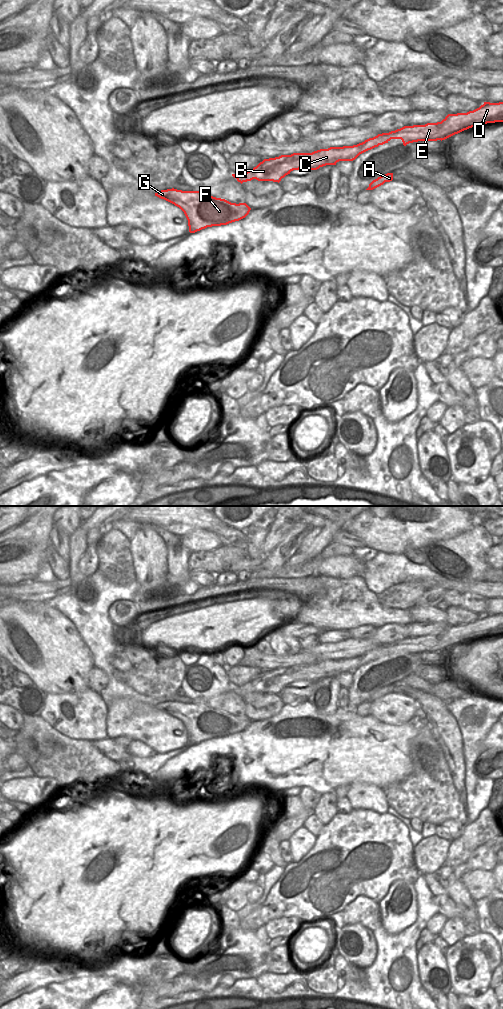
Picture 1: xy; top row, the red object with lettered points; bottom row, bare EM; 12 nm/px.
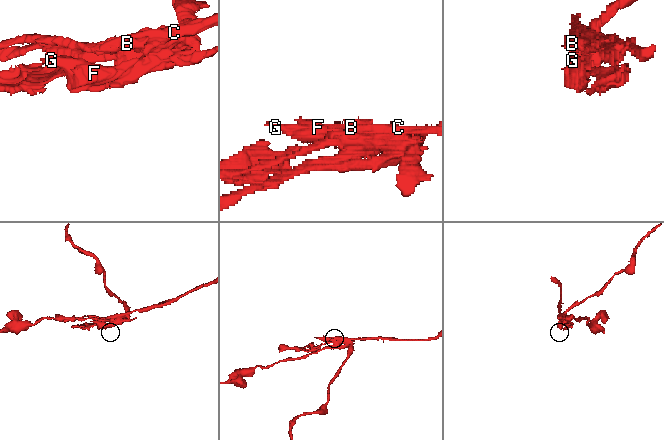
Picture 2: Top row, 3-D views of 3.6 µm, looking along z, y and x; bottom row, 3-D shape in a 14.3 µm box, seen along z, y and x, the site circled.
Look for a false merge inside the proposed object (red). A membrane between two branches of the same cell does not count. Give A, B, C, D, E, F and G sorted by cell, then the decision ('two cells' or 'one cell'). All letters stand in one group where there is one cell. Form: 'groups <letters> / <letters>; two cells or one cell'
groups A F G / B C D E; two cells

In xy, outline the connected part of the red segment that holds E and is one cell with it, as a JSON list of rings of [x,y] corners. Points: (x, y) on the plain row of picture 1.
[[[484,614],[473,623],[448,626],[441,634],[404,638],[389,645],[378,646],[357,657],[330,659],[312,665],[293,665],[264,671],[253,681],[232,688],[241,696],[253,691],[279,695],[293,682],[306,681],[307,678],[314,679],[316,672],[320,674],[320,679],[336,677],[339,673],[353,673],[360,666],[388,655],[391,651],[401,651],[404,658],[418,653],[442,653],[469,640],[495,634],[503,634],[503,614]]]

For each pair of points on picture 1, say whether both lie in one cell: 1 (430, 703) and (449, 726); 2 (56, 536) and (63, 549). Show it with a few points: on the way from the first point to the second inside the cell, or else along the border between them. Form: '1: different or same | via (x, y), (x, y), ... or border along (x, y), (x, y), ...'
1: same | via (433, 709), (443, 720)
2: same | via (59, 539), (61, 546)

